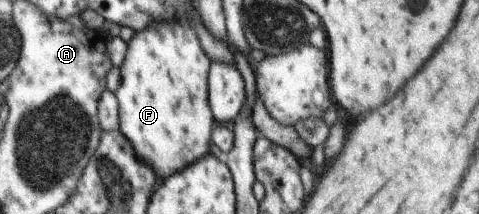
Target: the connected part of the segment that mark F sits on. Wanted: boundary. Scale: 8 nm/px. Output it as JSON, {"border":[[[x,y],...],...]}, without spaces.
{"border":[[[188,18],[150,23],[145,29],[137,30],[127,44],[126,57],[119,67],[119,85],[114,93],[119,108],[119,131],[133,145],[138,158],[164,179],[210,154],[208,144],[215,125],[207,93],[211,61],[202,50],[195,27]]]}

